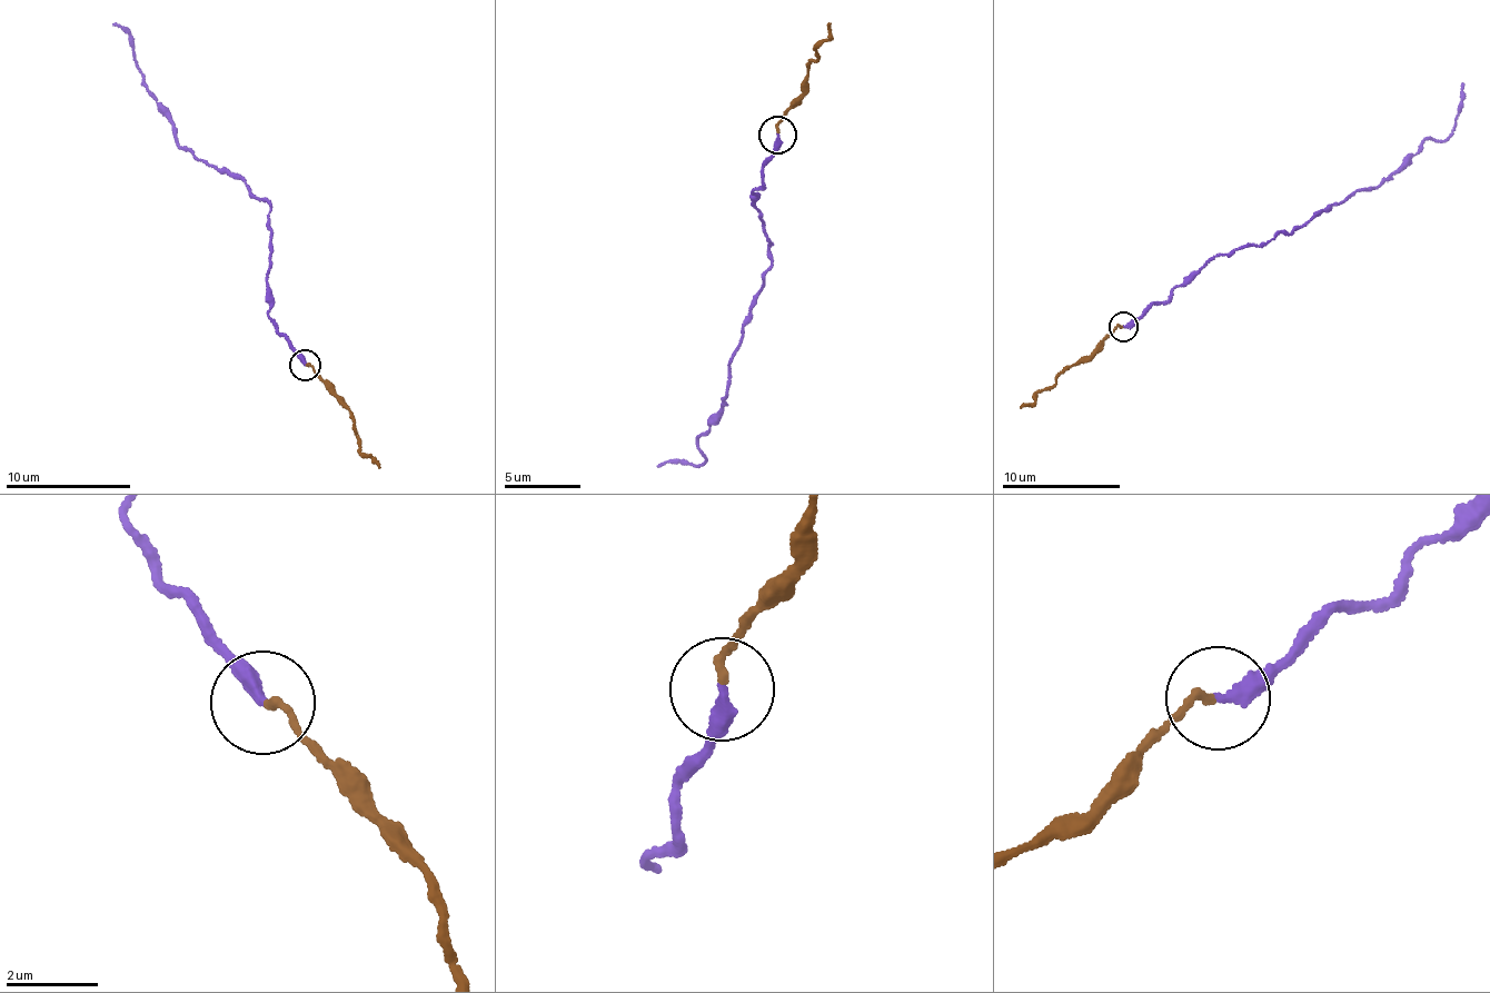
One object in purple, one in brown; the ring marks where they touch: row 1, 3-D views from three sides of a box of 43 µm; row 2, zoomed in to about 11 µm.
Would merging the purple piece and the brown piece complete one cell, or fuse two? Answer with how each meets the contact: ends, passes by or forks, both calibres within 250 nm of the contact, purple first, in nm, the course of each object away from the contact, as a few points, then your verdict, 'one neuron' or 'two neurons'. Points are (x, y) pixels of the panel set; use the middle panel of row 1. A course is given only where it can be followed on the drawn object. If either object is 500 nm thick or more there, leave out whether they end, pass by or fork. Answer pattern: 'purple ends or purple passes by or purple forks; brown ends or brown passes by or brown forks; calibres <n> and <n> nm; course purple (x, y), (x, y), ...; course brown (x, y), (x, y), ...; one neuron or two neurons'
purple ends; brown ends; calibres 280 and 150 nm; course purple (776, 136), (753, 194), (768, 269), (727, 363), (719, 420), (699, 438), (704, 462), (656, 467); course brown (776, 132), (790, 100), (803, 92), (814, 49), (830, 39), (830, 22); one neuron

